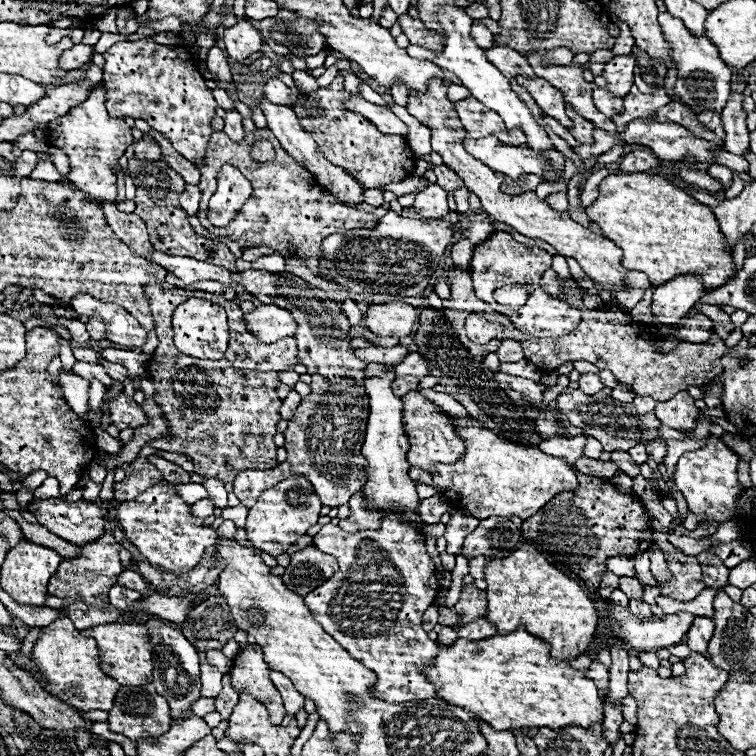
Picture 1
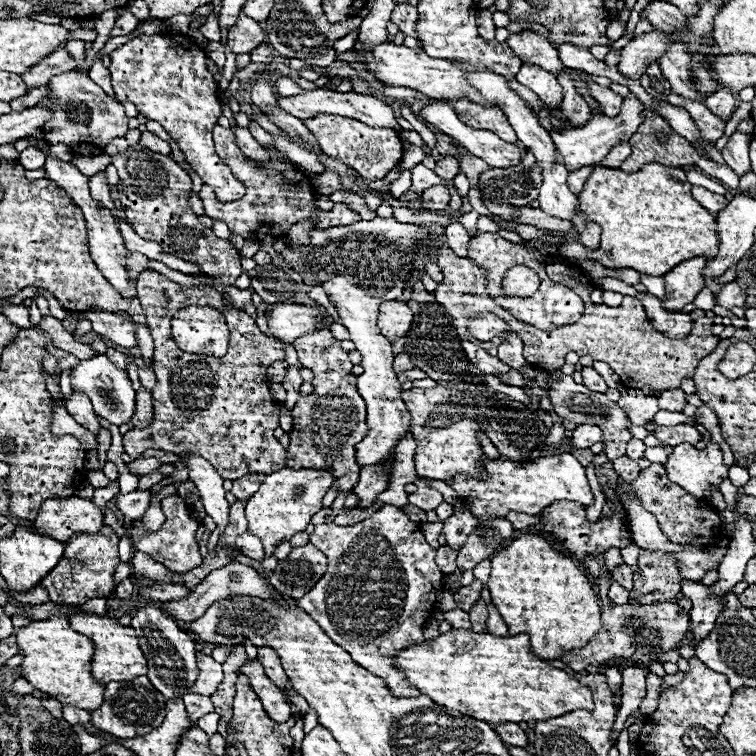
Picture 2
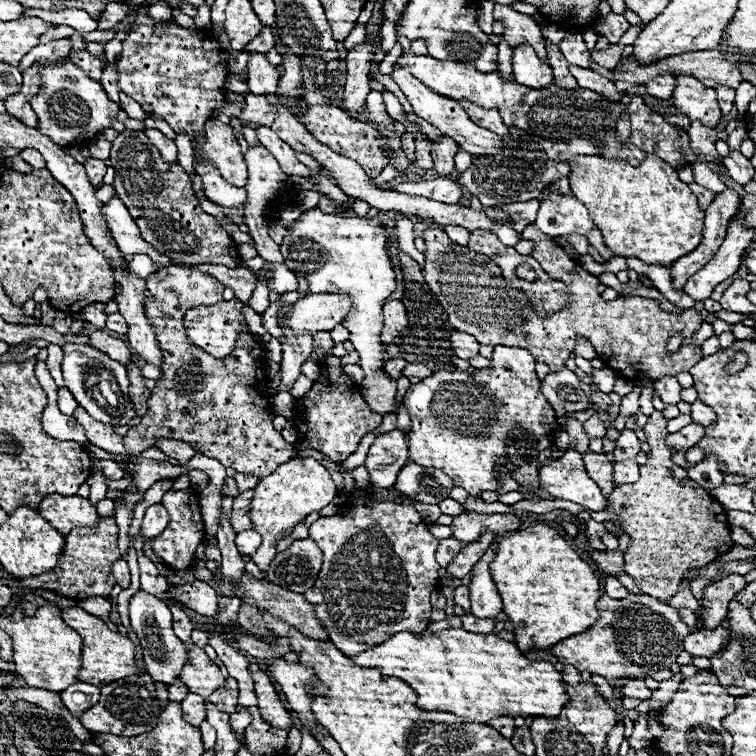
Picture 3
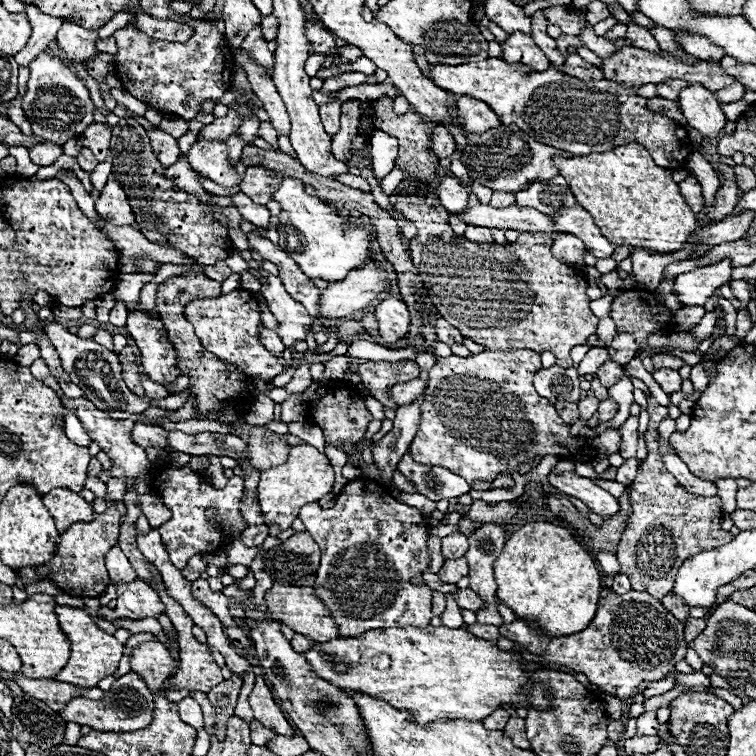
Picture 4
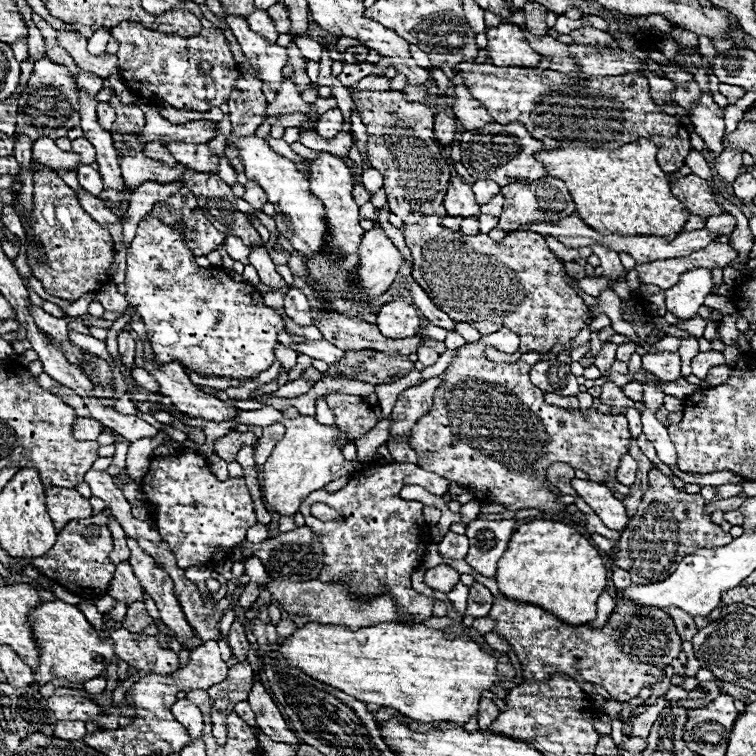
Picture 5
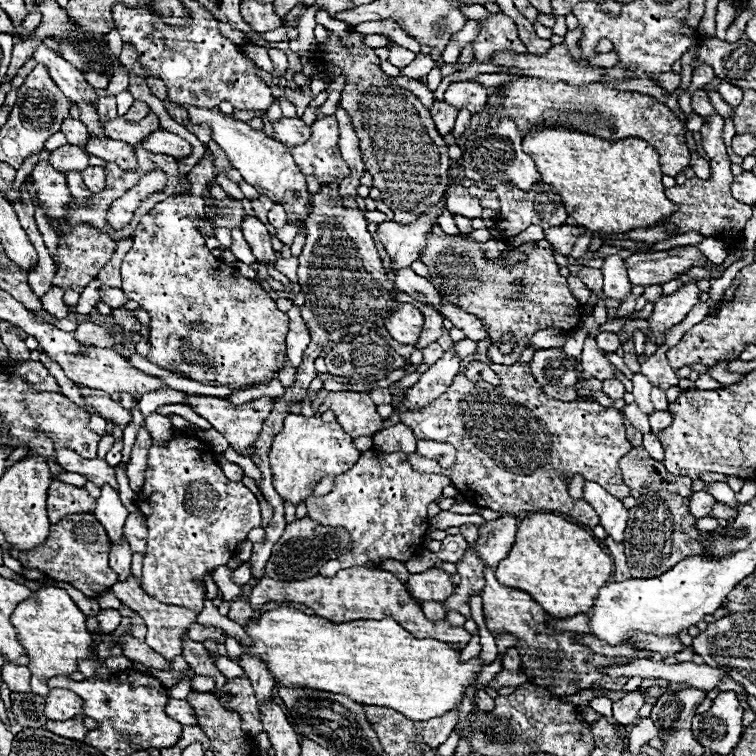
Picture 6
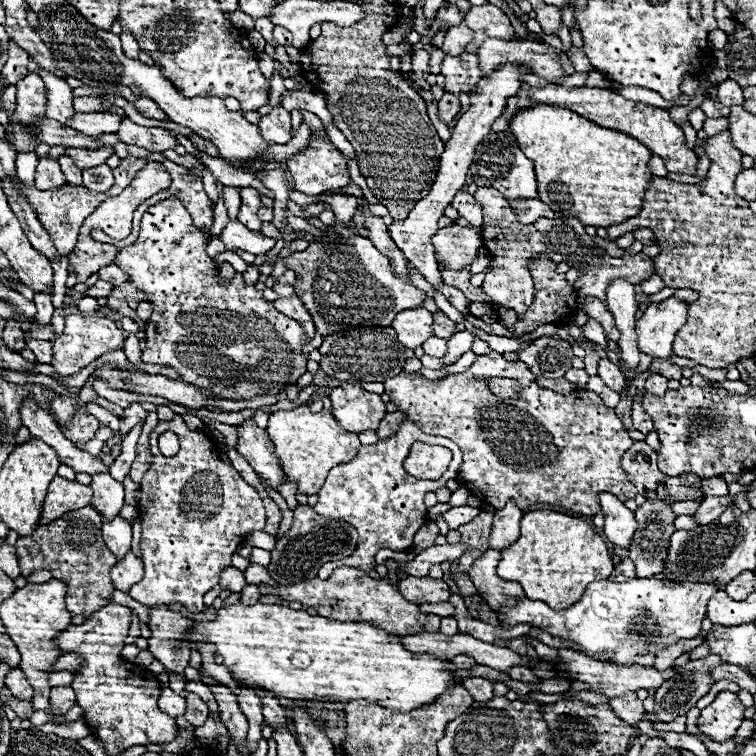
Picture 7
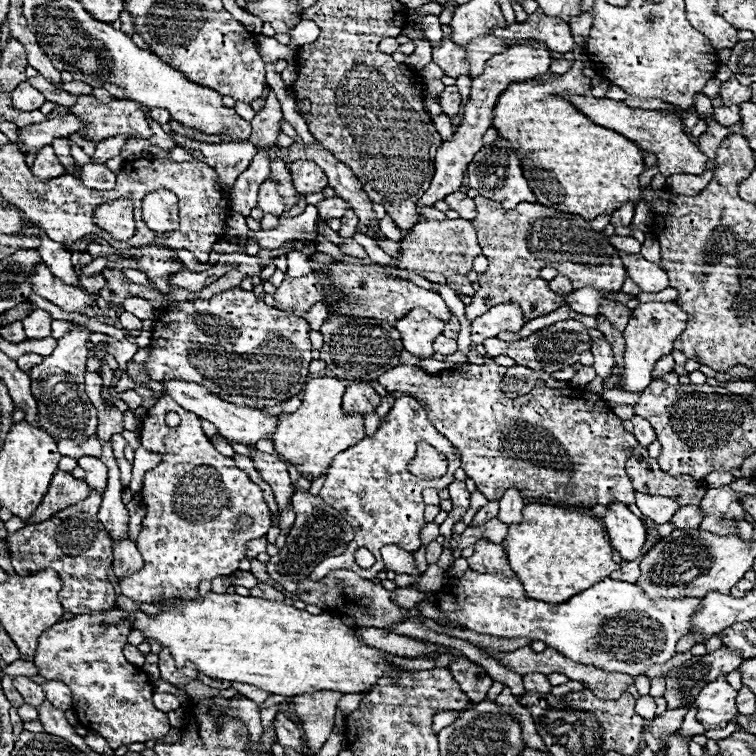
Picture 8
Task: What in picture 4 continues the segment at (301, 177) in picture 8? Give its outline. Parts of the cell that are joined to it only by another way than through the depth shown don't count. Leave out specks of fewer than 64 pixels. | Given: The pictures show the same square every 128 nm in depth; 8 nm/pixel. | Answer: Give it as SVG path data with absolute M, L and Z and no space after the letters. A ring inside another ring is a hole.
M332 102L332 104L324 104L320 106L320 118L324 122L324 128L328 134L336 134L340 128L340 104Z

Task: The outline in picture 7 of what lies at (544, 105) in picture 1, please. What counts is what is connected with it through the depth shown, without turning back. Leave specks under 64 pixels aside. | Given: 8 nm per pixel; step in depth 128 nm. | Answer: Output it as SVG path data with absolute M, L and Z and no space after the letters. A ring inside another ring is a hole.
M494 4L474 6L466 14L464 24L474 30L474 40L466 46L466 50L470 54L478 54L480 44L492 36L496 36L500 40L518 40L514 26L510 24L510 18L500 8L496 8Z

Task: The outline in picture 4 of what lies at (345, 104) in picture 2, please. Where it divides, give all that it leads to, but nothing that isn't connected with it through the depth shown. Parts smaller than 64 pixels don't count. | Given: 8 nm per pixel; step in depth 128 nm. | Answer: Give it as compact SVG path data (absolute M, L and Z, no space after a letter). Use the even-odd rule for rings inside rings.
M230 110L228 116L216 118L212 124L206 124L198 136L204 140L226 140L240 124L242 124L242 114Z

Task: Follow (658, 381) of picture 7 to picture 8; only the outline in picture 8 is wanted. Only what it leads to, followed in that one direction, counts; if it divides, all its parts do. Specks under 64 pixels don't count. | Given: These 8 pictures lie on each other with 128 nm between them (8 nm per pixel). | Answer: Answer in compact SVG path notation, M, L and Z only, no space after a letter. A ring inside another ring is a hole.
M668 354L668 356L664 356L660 362L656 362L656 366L654 366L654 370L652 370L652 378L664 378L672 368L674 368L674 360L672 360L672 356Z

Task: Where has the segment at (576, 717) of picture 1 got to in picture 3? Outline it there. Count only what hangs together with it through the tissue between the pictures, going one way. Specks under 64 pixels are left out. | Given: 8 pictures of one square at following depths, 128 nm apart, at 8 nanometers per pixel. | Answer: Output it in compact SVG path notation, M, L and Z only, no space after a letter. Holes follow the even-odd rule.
M448 628L428 636L398 632L384 644L378 644L376 648L370 648L354 656L354 662L364 668L378 668L384 676L392 676L406 682L418 694L418 702L416 702L418 708L452 712L472 722L488 722L498 716L552 718L558 716L560 710L570 702L570 696L564 690L564 682L560 680L562 672L558 672L550 662L528 660L516 648L516 644L506 642L496 634L474 634L474 632L466 632L464 628Z

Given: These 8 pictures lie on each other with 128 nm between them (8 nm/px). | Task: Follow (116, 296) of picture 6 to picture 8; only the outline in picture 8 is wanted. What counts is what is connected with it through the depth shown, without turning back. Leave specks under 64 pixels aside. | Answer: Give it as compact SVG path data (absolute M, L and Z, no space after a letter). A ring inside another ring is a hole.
M84 276L84 278L82 278L82 288L84 288L86 292L98 294L104 286L106 286L106 280L104 280L102 276Z

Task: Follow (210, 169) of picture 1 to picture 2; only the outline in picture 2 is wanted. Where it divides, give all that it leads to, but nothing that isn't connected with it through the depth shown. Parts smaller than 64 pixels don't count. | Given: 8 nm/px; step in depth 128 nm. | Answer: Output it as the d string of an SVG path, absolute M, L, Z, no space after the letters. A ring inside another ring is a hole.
M216 124L212 134L214 134L214 144L216 144L216 154L234 170L236 178L240 178L244 182L244 186L248 188L244 198L240 198L238 202L232 202L232 204L218 204L208 186L204 186L200 190L200 198L204 202L206 216L226 222L232 234L242 234L246 240L262 240L262 238L256 238L260 234L282 238L290 232L290 228L296 222L310 220L310 218L314 218L314 228L322 228L322 230L332 228L332 226L340 226L340 224L350 226L360 220L360 214L352 212L344 204L334 204L332 210L318 208L316 206L316 192L312 190L308 174L304 174L292 162L284 162L276 152L272 152L272 160L268 164L258 164L258 162L254 164L252 160L248 160L240 152L230 128L222 128Z

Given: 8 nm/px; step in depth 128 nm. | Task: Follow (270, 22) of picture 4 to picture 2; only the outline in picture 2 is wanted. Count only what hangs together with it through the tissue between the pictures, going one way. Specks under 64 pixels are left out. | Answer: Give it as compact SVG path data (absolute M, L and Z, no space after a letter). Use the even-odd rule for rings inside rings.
M260 44L254 52L252 52L252 62L256 64L270 64L274 58L274 50L266 44Z

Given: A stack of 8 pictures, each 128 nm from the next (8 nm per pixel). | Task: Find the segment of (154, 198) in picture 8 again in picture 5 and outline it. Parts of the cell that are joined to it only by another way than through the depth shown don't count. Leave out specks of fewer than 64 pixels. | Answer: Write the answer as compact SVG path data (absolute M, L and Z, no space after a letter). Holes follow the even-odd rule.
M146 216L134 240L126 252L126 280L124 290L128 302L136 308L146 324L146 334L156 350L156 358L160 362L178 360L190 372L206 374L206 376L226 376L226 378L256 378L264 370L274 364L274 346L278 342L276 334L282 330L282 320L268 308L260 296L260 292L246 282L234 282L224 268L198 268L194 264L192 252L184 244L182 230L174 230L172 226L160 222L158 218Z

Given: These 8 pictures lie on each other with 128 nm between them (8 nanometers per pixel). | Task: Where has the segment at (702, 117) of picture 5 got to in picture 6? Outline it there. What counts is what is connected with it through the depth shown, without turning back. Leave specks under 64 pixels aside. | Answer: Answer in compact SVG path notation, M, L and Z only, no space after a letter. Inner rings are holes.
M712 114L712 116L704 116L704 126L700 128L702 134L702 148L708 154L714 154L712 158L712 178L710 180L701 180L697 177L688 178L682 185L676 185L674 188L666 190L666 198L672 200L678 206L678 212L672 214L670 218L666 218L662 222L664 228L672 228L676 226L682 234L690 232L690 230L698 230L708 238L716 238L716 240L724 240L728 246L738 246L740 238L720 238L720 236L738 236L744 230L746 220L752 216L752 208L748 208L746 204L740 204L738 200L734 200L730 196L730 184L732 184L732 172L730 172L730 158L722 140L722 128L724 128L724 120L720 114Z

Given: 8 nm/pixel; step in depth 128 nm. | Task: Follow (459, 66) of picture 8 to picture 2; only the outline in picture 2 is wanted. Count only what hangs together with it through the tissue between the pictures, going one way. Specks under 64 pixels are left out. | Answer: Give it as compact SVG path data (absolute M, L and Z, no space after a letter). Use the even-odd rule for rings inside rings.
M460 98L460 100L454 102L454 110L464 124L468 124L472 128L478 128L478 130L490 130L496 136L500 136L504 142L510 142L510 144L518 142L516 132L504 120L504 114L496 106L484 108L480 104L472 102L470 98Z

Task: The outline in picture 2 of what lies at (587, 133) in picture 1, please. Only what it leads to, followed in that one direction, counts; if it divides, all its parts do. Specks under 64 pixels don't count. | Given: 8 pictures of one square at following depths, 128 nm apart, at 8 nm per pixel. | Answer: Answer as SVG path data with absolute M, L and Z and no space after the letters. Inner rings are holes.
M560 74L558 76L560 84L564 86L564 100L562 100L562 116L568 124L572 124L570 128L580 128L586 126L588 120L592 118L592 112L588 108L588 104L584 102L584 98L576 92L572 78L568 74Z

